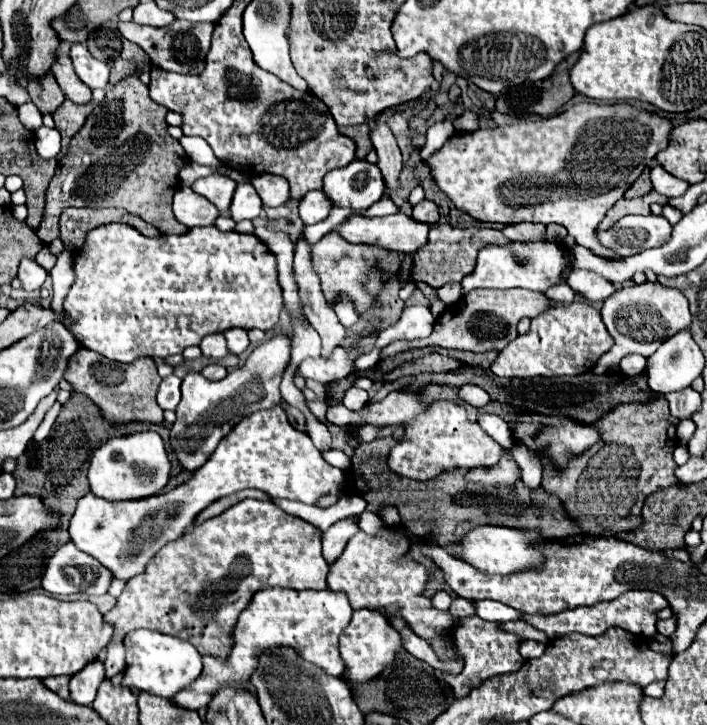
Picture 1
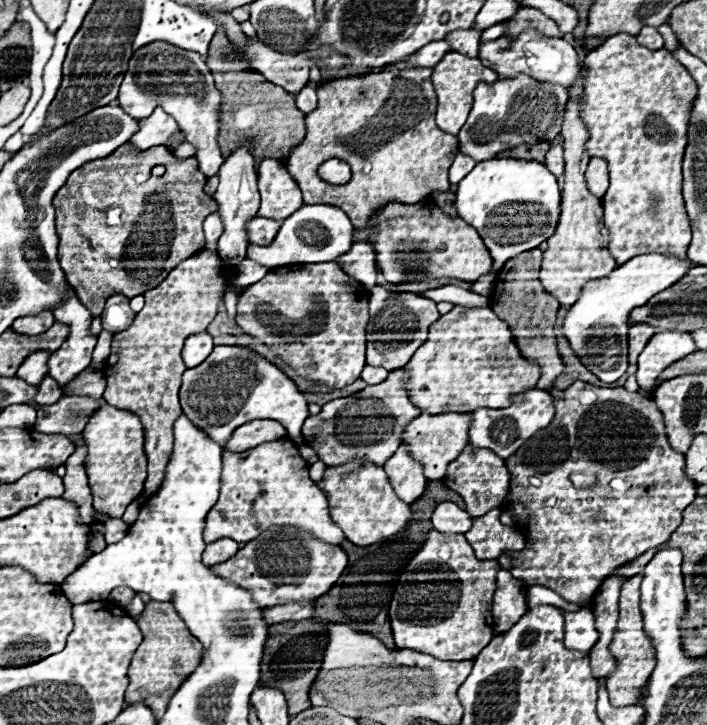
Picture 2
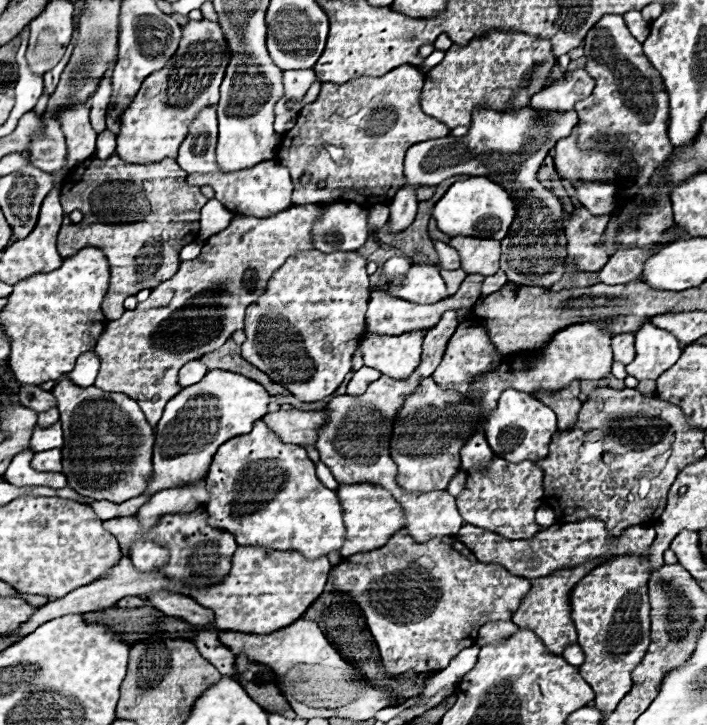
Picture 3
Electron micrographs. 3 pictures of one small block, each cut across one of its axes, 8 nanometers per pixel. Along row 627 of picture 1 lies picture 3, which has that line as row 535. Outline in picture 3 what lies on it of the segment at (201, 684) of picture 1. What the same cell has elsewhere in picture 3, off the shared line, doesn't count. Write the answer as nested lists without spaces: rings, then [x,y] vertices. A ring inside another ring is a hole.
[[[262,420],[254,422],[252,432],[242,434],[242,436],[236,436],[236,438],[232,438],[232,440],[224,442],[224,444],[218,448],[218,452],[214,454],[214,460],[212,460],[212,464],[210,464],[210,470],[208,470],[206,482],[208,482],[208,494],[210,494],[210,500],[208,500],[208,504],[206,504],[208,514],[210,514],[208,524],[210,524],[212,528],[232,532],[232,534],[236,536],[236,542],[238,542],[240,546],[274,548],[274,550],[282,550],[282,552],[286,552],[286,550],[298,550],[298,552],[302,552],[306,558],[316,560],[316,558],[320,558],[320,556],[328,556],[328,554],[334,552],[334,550],[340,550],[340,548],[344,546],[344,542],[346,542],[344,510],[342,510],[342,504],[340,504],[340,498],[338,498],[336,490],[326,488],[326,486],[316,478],[314,462],[308,458],[308,454],[306,454],[306,450],[304,450],[302,446],[296,446],[296,444],[284,444],[284,442],[278,438],[278,434],[272,434],[272,430],[270,430]]]

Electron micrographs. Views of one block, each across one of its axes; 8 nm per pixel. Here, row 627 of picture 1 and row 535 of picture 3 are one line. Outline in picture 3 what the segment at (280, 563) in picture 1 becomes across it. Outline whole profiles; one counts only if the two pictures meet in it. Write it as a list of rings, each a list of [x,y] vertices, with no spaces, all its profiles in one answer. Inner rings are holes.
[[[202,506],[200,510],[194,510],[194,512],[164,514],[164,516],[160,516],[158,524],[148,528],[148,530],[142,528],[136,514],[106,520],[104,530],[112,532],[112,536],[118,538],[122,554],[126,558],[130,558],[132,544],[136,544],[138,540],[152,540],[154,544],[160,544],[162,548],[166,548],[170,552],[170,564],[160,566],[154,572],[160,572],[170,580],[178,580],[184,586],[188,586],[190,590],[198,590],[198,588],[214,586],[214,584],[222,582],[222,578],[226,578],[226,574],[230,572],[232,556],[238,548],[238,544],[230,532],[220,532],[220,530],[208,528],[206,520],[208,520],[208,510]]]

